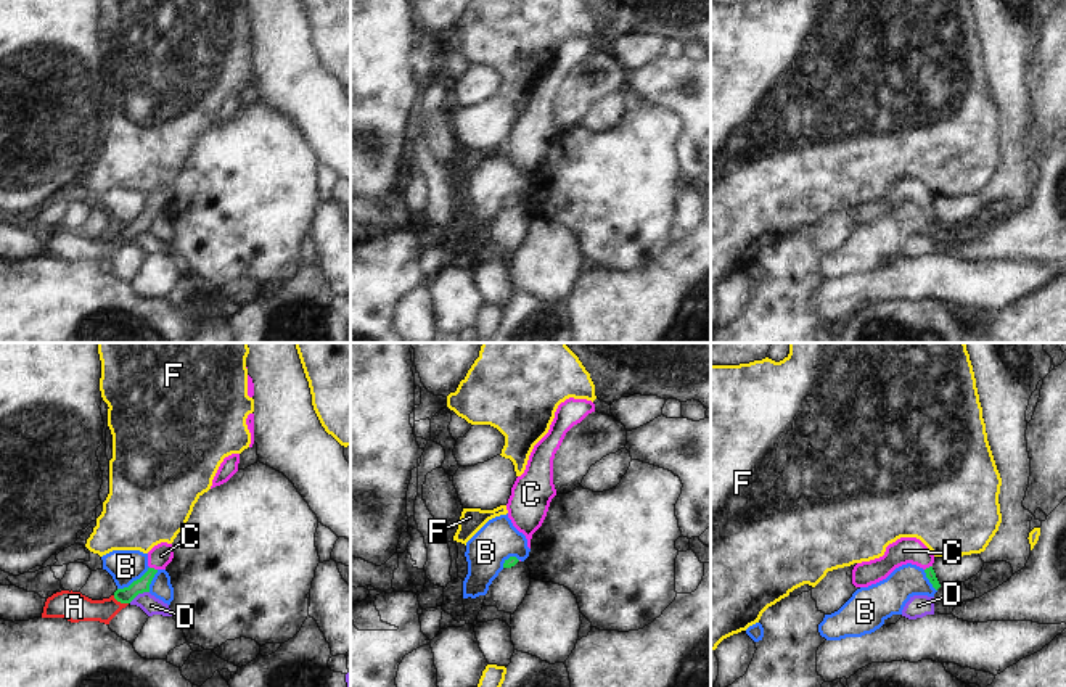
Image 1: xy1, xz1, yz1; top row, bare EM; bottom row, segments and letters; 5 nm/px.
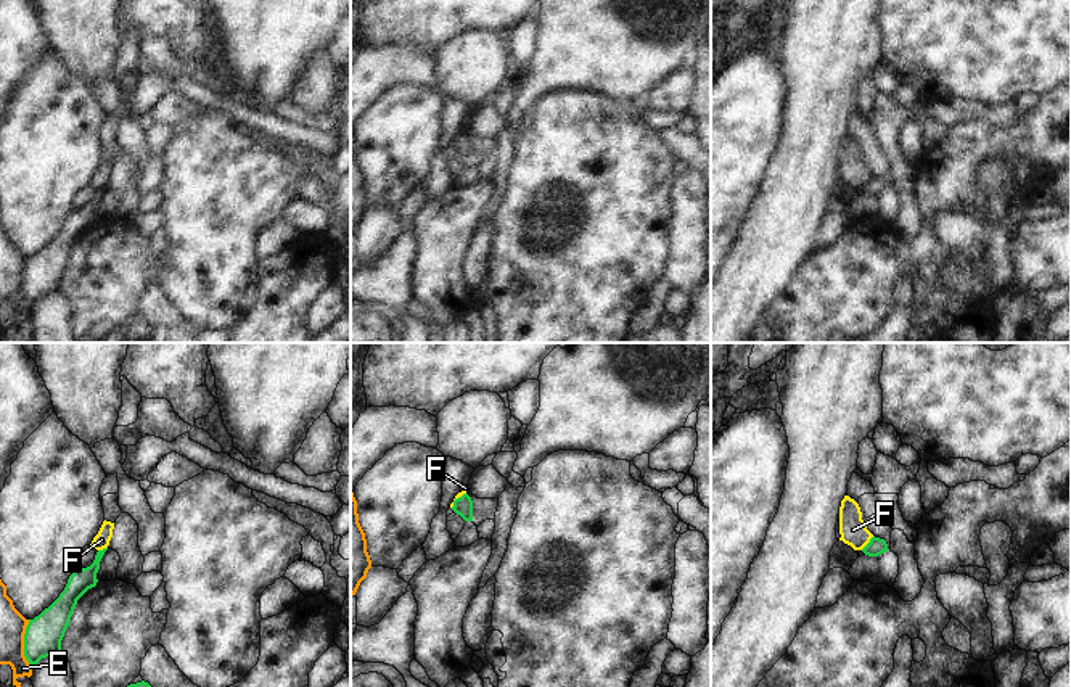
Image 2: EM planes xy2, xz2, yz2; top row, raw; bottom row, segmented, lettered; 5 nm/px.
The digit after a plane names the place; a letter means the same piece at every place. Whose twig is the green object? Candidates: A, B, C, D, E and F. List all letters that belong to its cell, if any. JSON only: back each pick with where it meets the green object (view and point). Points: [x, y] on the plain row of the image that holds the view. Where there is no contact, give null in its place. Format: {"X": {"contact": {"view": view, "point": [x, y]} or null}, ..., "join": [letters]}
{"C": {"contact": {"view": "xy1", "point": [153, 208]}}, "join": ["C"]}

